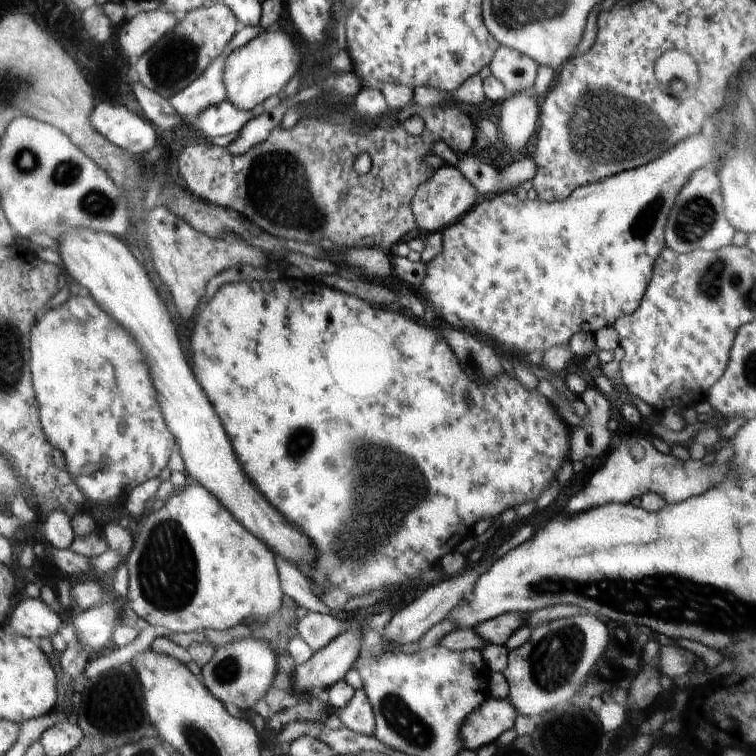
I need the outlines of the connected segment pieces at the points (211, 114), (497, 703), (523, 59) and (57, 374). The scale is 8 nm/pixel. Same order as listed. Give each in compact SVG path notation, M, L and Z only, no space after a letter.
M226 101L219 102L201 112L193 123L206 136L228 136L241 132L243 126L253 119L251 110L238 110Z
M488 696L462 723L462 749L477 751L481 746L493 743L505 730L513 728L516 715L509 700Z
M499 45L489 64L491 74L504 84L510 97L526 89L534 95L538 66L528 55L504 45Z
M71 296L58 307L42 312L30 331L29 344L32 346L32 379L33 388L36 390L37 405L39 412L39 419L42 430L48 439L48 442L62 454L65 460L65 467L71 476L71 479L76 483L76 486L83 492L83 494L94 500L100 502L102 500L109 500L111 503L116 503L121 498L126 498L131 490L136 488L139 484L156 478L160 474L160 470L167 466L170 458L170 452L176 444L176 439L170 430L166 428L166 422L162 418L160 412L160 404L158 404L158 392L154 388L152 376L150 376L150 366L146 364L144 354L140 352L138 344L134 342L134 337L122 326L119 325L109 314L106 314L96 301L87 296Z

